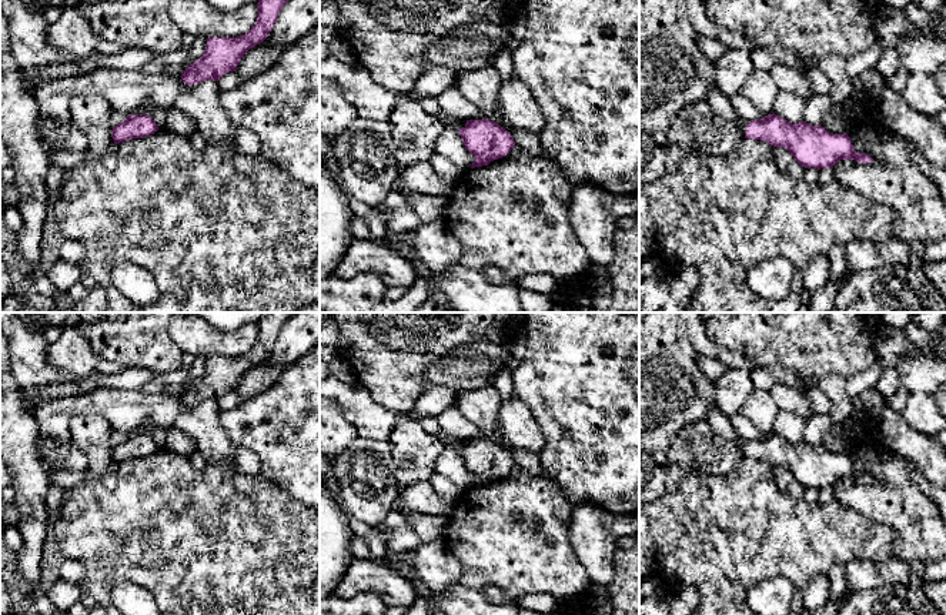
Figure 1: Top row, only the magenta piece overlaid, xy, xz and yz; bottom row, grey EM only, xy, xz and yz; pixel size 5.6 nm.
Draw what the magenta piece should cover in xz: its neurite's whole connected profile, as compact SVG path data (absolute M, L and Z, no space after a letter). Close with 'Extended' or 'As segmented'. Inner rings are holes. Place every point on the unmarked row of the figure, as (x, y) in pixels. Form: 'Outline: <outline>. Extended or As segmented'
Outline: M488 438L467 439L458 451L465 468L475 477L471 488L488 485L515 467L511 452Z. As segmented

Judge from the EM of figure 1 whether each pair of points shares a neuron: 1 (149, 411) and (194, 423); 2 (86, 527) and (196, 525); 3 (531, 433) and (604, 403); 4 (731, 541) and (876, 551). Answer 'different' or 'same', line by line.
1: same
2: same
3: different
4: same

